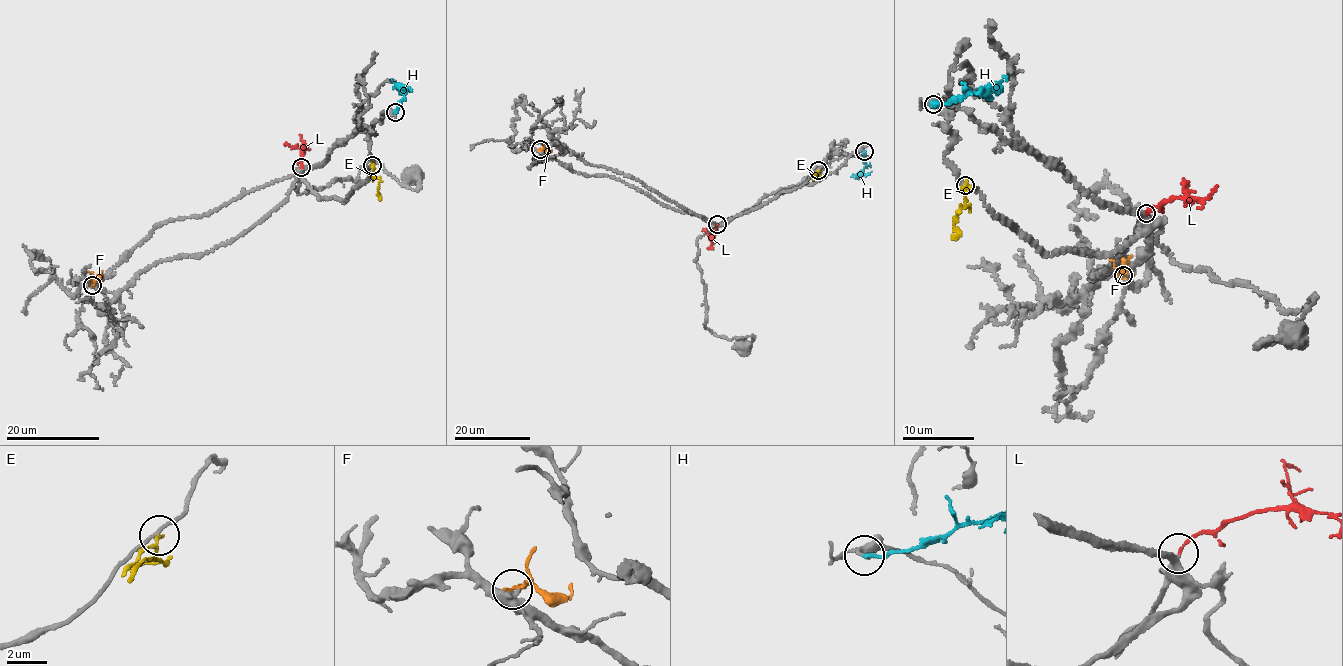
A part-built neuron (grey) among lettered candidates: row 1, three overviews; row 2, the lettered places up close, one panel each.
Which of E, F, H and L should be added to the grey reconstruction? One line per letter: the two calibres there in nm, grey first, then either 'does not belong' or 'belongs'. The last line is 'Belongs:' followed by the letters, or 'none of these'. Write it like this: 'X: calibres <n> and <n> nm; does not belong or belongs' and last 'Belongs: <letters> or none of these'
E: calibres 160 and 150 nm; does not belong
F: calibres 600 and 200 nm; does not belong
H: calibres 150 and 180 nm; belongs
L: calibres 300 and 140 nm; belongs
Belongs: H, L

